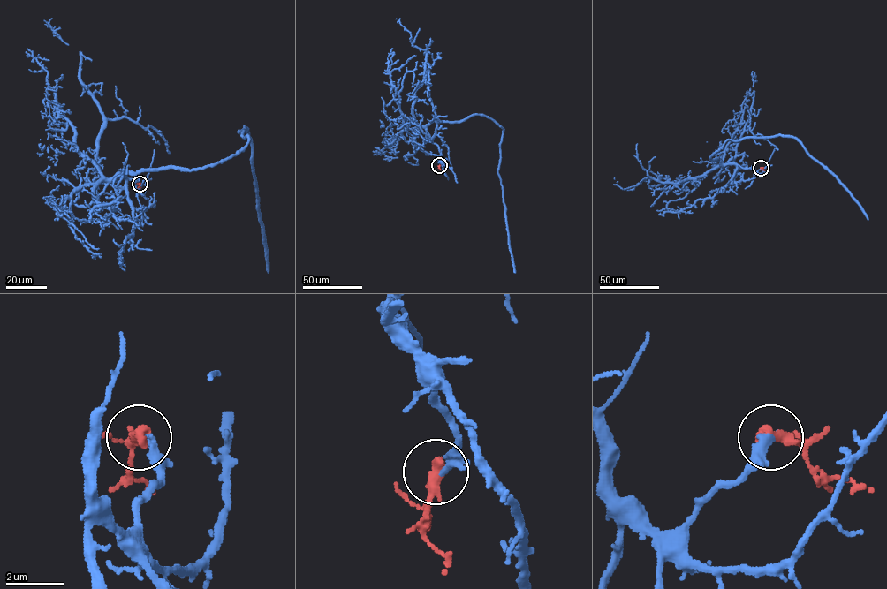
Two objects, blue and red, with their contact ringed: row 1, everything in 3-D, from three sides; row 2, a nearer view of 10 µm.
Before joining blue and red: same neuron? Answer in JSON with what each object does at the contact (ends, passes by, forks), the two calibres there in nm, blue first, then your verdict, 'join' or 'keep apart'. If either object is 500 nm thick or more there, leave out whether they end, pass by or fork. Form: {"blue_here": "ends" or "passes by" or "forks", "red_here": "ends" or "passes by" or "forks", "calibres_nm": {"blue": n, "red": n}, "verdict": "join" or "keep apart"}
{"blue_here": "ends", "red_here": "ends", "calibres_nm": {"blue": 260, "red": 480}, "verdict": "join"}

